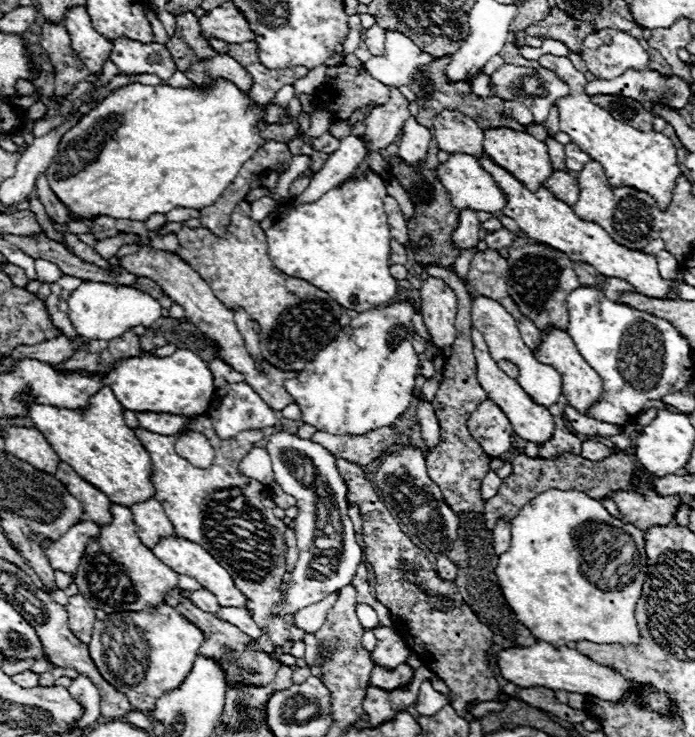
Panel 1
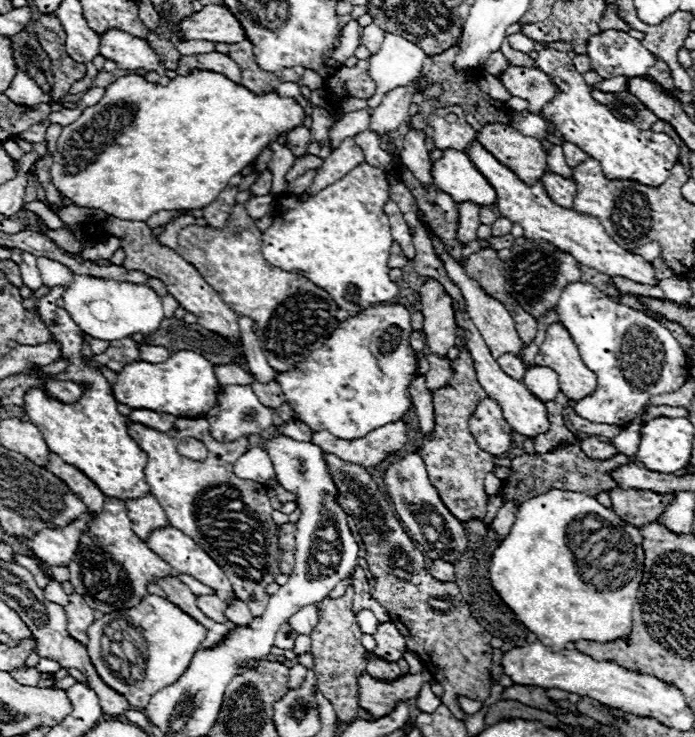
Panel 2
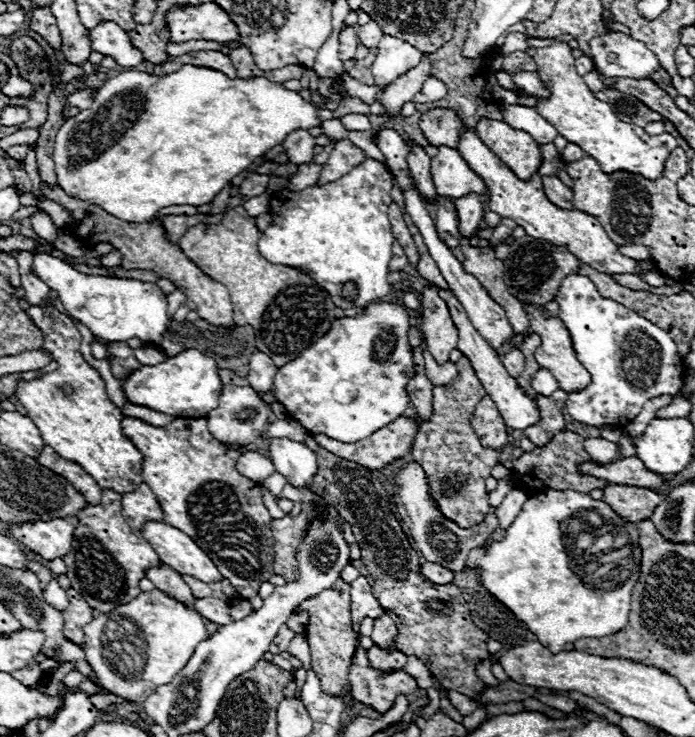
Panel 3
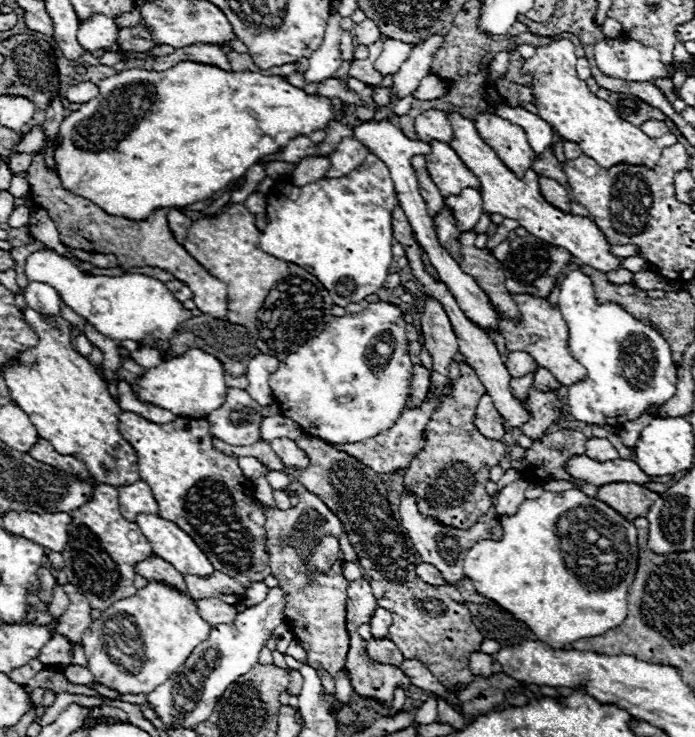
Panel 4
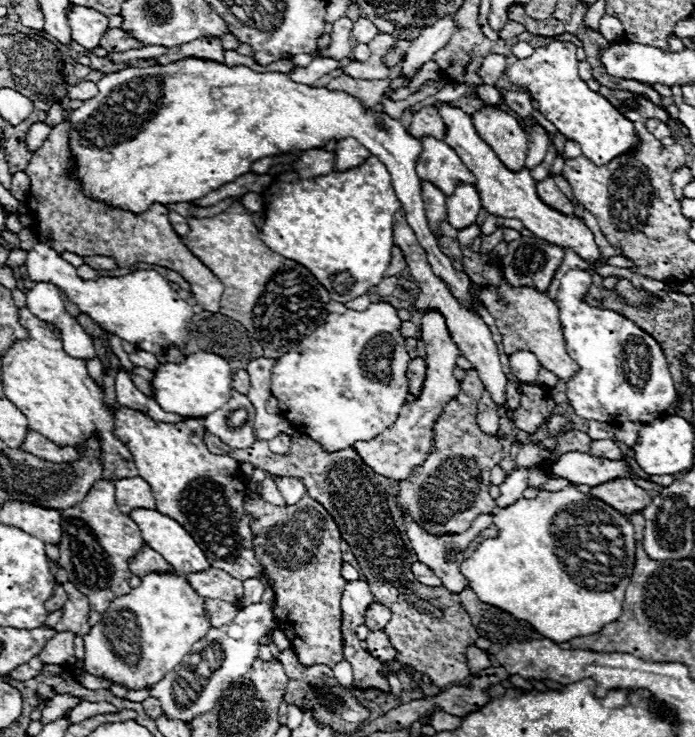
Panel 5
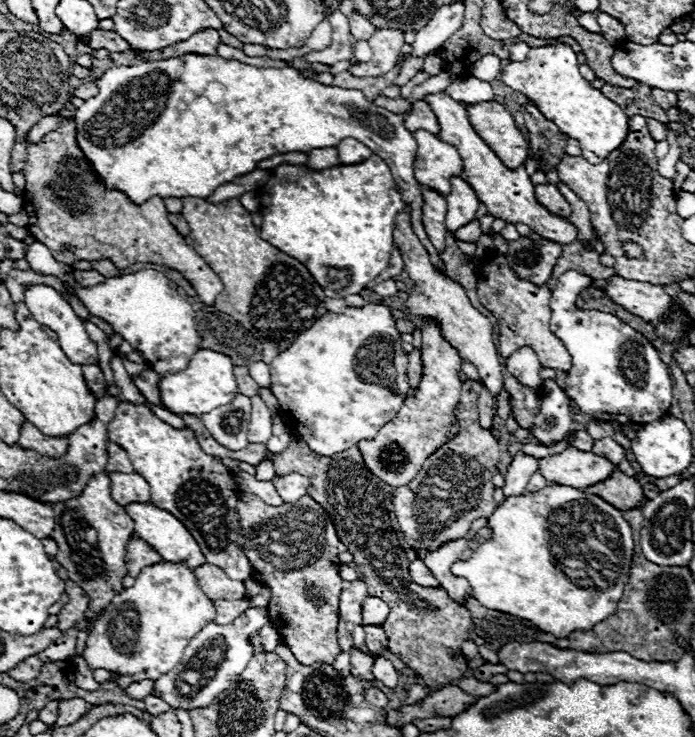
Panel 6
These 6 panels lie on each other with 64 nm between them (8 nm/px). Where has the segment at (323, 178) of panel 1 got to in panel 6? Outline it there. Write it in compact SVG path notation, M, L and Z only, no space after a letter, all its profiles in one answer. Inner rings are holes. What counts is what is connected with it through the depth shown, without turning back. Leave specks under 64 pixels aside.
M354 138L342 140L336 148L338 148L340 162L360 162L360 160L372 156L372 150Z

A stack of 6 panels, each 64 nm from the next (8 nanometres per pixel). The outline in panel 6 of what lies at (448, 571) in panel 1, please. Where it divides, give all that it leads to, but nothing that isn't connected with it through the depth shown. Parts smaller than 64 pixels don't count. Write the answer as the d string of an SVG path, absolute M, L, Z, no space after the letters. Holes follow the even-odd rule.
M420 560L410 562L410 576L412 576L412 582L416 582L420 586L434 586L434 588L440 586L436 582L436 578L430 574L430 570L424 566L424 562L420 562Z

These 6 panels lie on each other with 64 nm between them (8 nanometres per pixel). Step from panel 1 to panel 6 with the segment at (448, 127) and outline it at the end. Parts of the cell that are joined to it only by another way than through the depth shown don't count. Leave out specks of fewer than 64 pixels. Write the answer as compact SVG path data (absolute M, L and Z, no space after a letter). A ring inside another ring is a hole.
M414 100L410 110L404 114L404 126L408 126L410 132L414 130L428 130L430 134L438 134L440 126L430 110L430 106L424 100Z

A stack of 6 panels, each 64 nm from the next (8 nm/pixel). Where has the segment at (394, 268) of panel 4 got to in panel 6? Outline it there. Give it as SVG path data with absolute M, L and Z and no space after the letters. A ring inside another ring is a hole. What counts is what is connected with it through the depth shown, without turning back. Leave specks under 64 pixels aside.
M394 248L392 250L392 256L390 256L390 262L388 262L388 268L386 270L382 270L380 274L378 274L378 282L384 282L384 280L388 280L388 278L392 278L392 276L396 276L396 274L400 274L404 270L404 262L402 262L402 256L400 256L400 252Z

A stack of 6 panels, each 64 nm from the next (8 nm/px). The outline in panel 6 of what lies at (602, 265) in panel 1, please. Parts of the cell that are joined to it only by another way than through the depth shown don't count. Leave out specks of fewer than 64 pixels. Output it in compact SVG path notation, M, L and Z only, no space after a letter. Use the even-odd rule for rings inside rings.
M444 92L438 94L426 94L424 96L428 106L434 110L436 120L440 124L440 132L438 136L444 138L444 142L456 146L460 158L462 158L462 178L476 190L476 196L480 198L480 202L488 208L488 214L494 218L500 218L504 222L522 222L528 224L536 234L540 234L546 240L558 242L558 244L570 244L576 240L576 230L574 226L560 216L550 214L544 206L540 206L534 198L534 184L530 180L530 176L526 174L524 164L518 168L508 168L500 162L500 158L492 152L492 148L474 132L468 116L466 116L466 108L450 98Z

